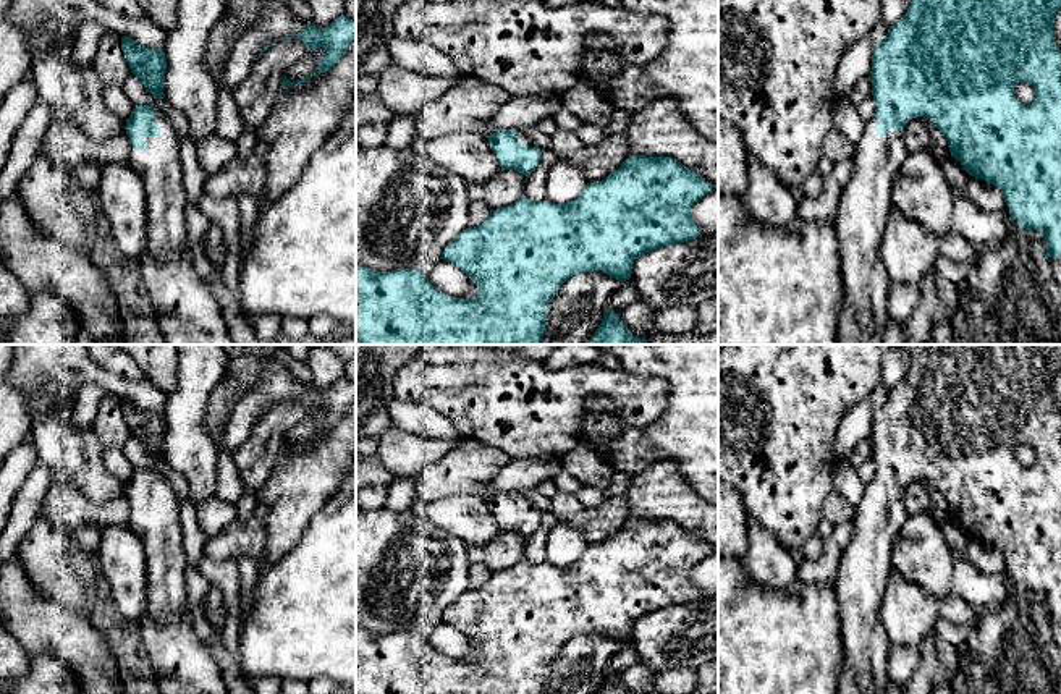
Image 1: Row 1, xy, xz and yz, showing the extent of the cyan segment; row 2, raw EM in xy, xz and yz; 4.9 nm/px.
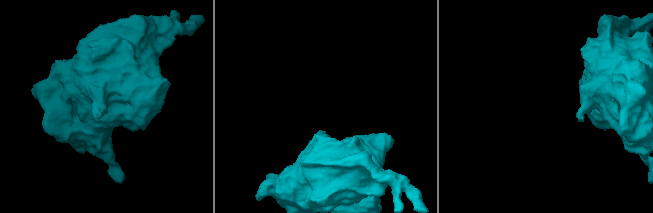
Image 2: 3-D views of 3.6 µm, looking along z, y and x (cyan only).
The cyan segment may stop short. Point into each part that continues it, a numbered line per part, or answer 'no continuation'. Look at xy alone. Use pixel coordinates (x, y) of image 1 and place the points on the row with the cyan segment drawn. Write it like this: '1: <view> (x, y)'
1: xy (185, 308)

